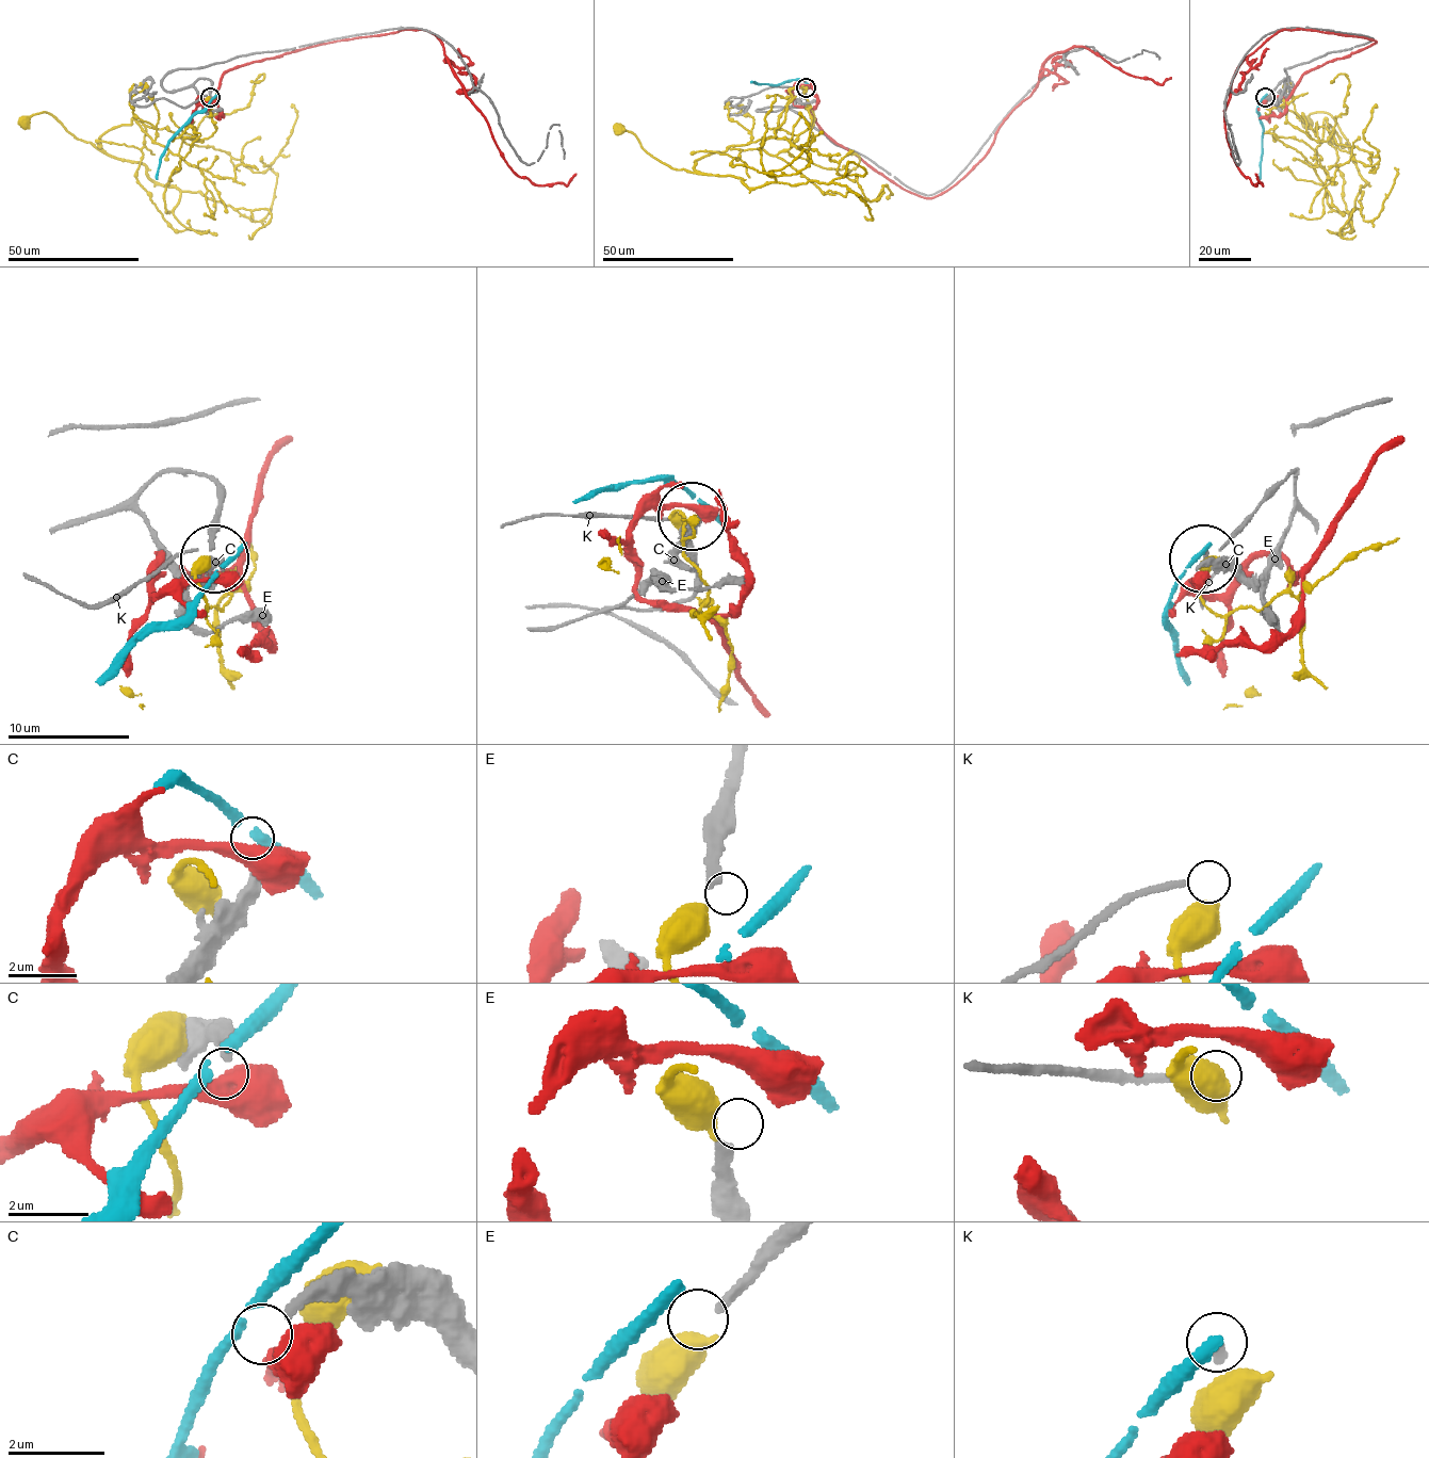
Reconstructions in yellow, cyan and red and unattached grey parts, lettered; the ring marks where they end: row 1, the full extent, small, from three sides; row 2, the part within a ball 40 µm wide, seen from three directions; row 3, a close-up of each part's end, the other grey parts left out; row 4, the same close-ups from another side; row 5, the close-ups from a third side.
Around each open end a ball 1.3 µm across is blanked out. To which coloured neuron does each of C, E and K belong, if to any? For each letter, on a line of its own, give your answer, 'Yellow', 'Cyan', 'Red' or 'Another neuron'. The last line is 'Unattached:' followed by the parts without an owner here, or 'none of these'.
C: Another neuron
E: Another neuron
K: Another neuron
Unattached: C, E, K

